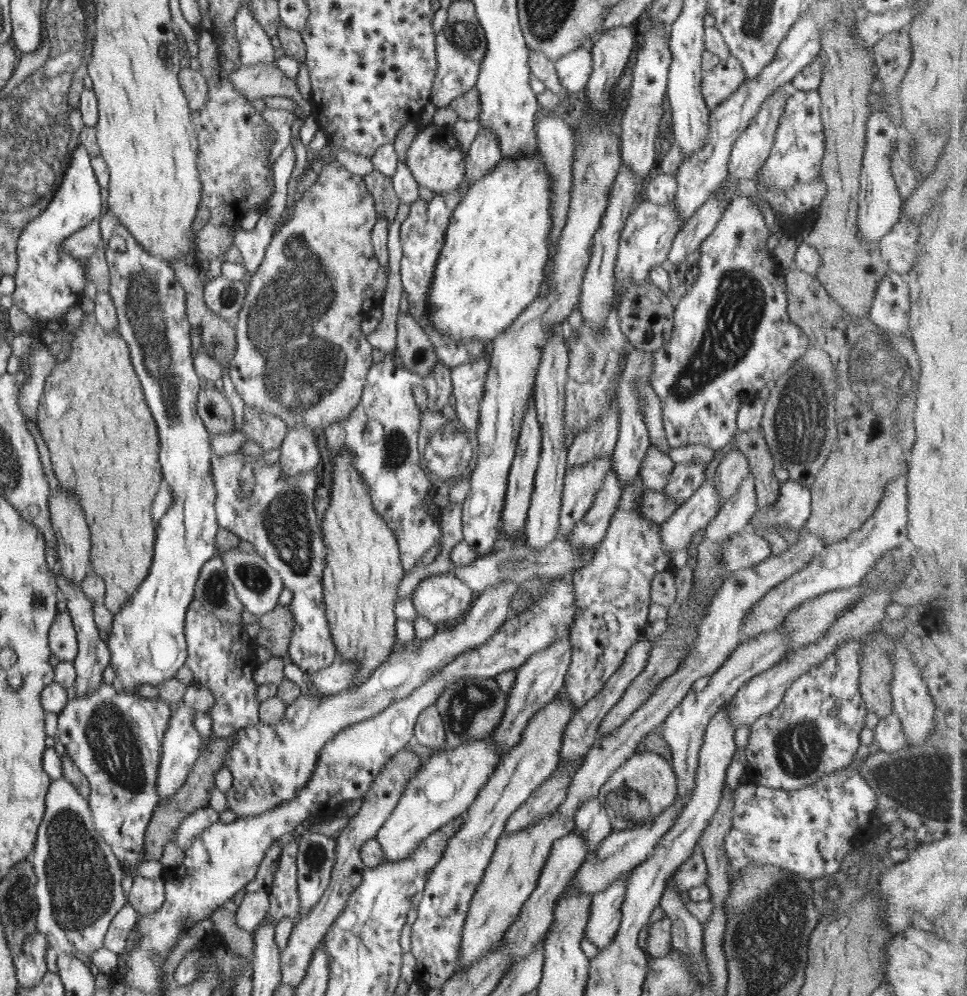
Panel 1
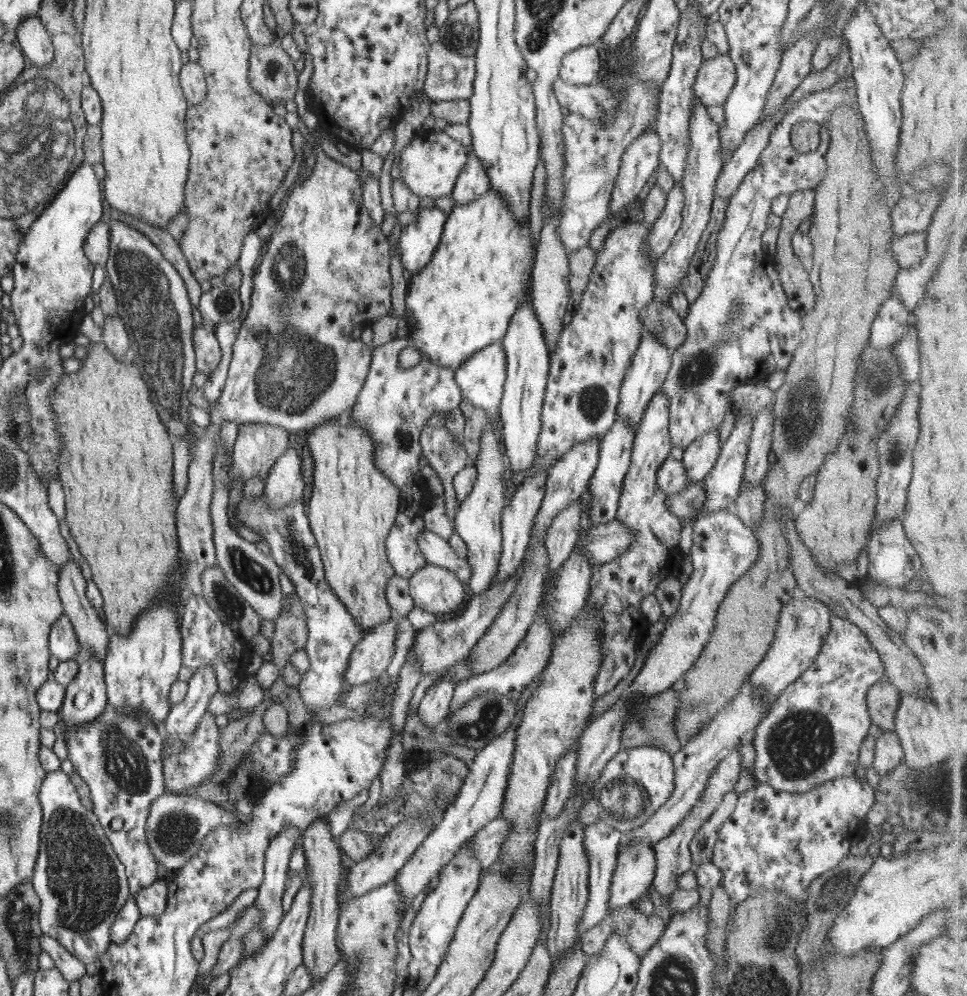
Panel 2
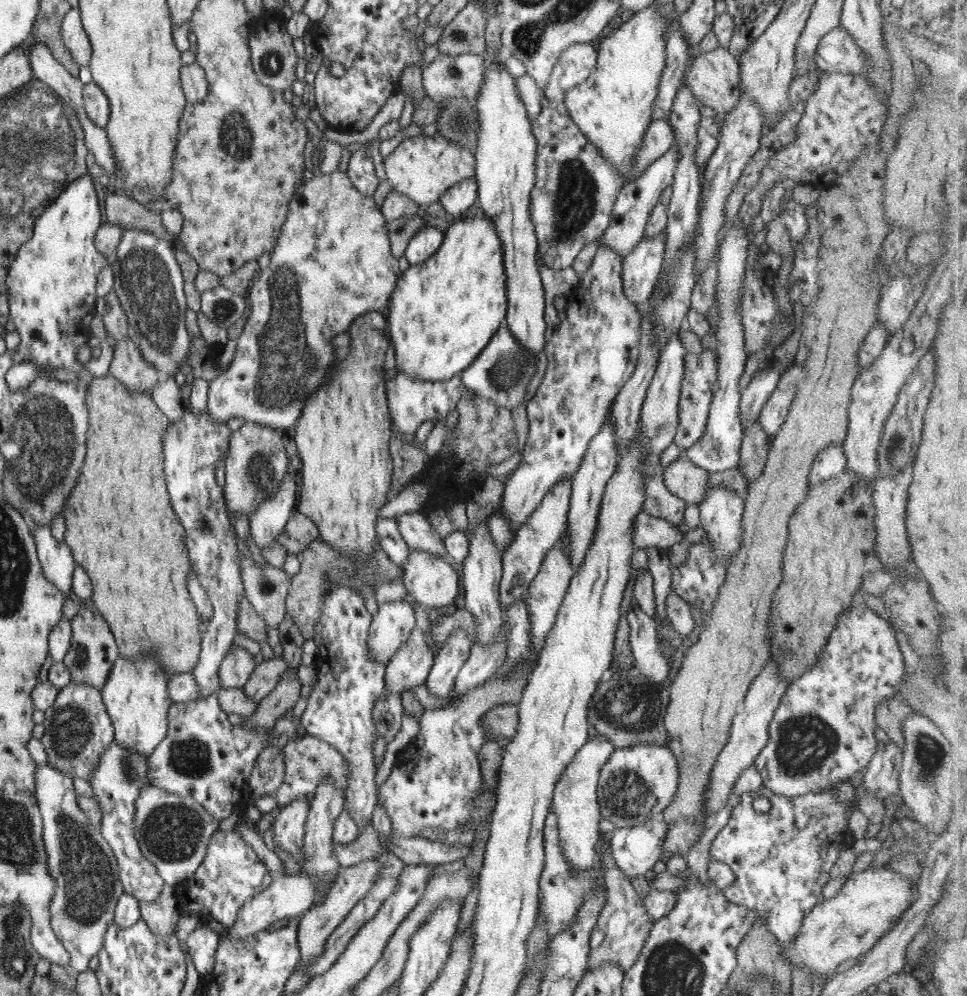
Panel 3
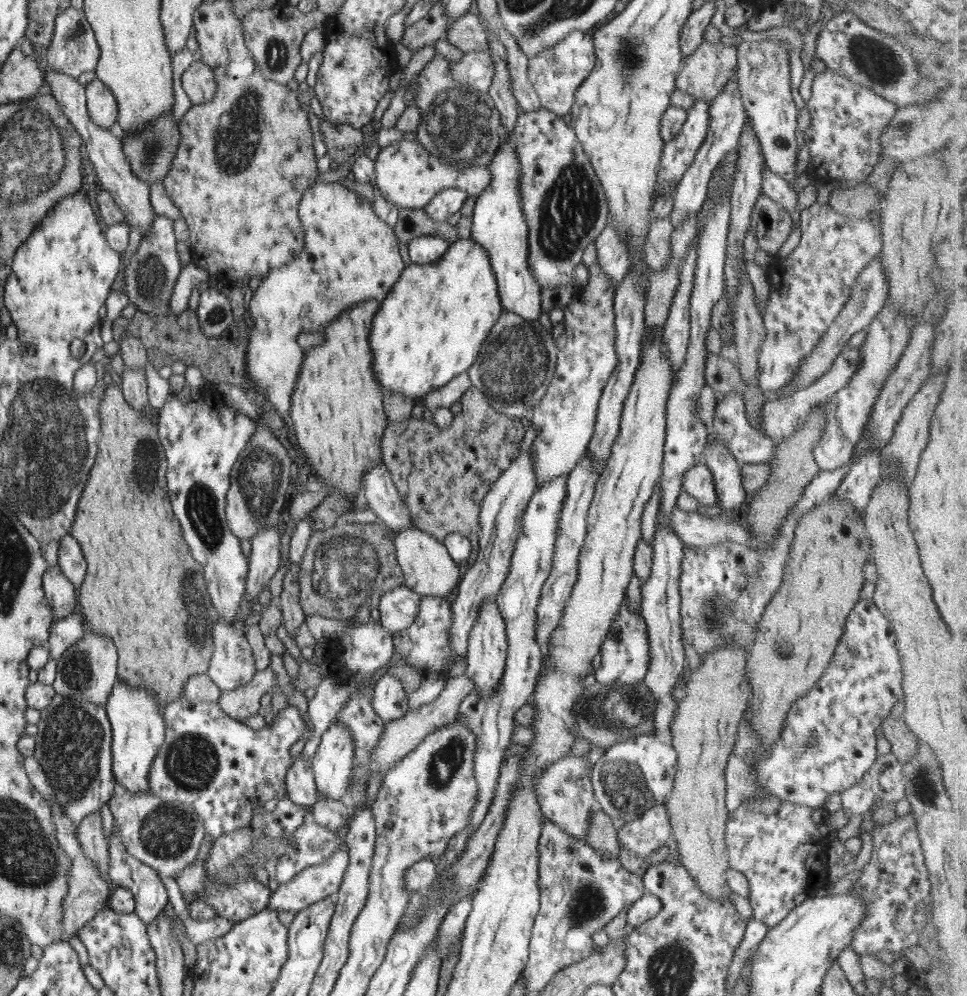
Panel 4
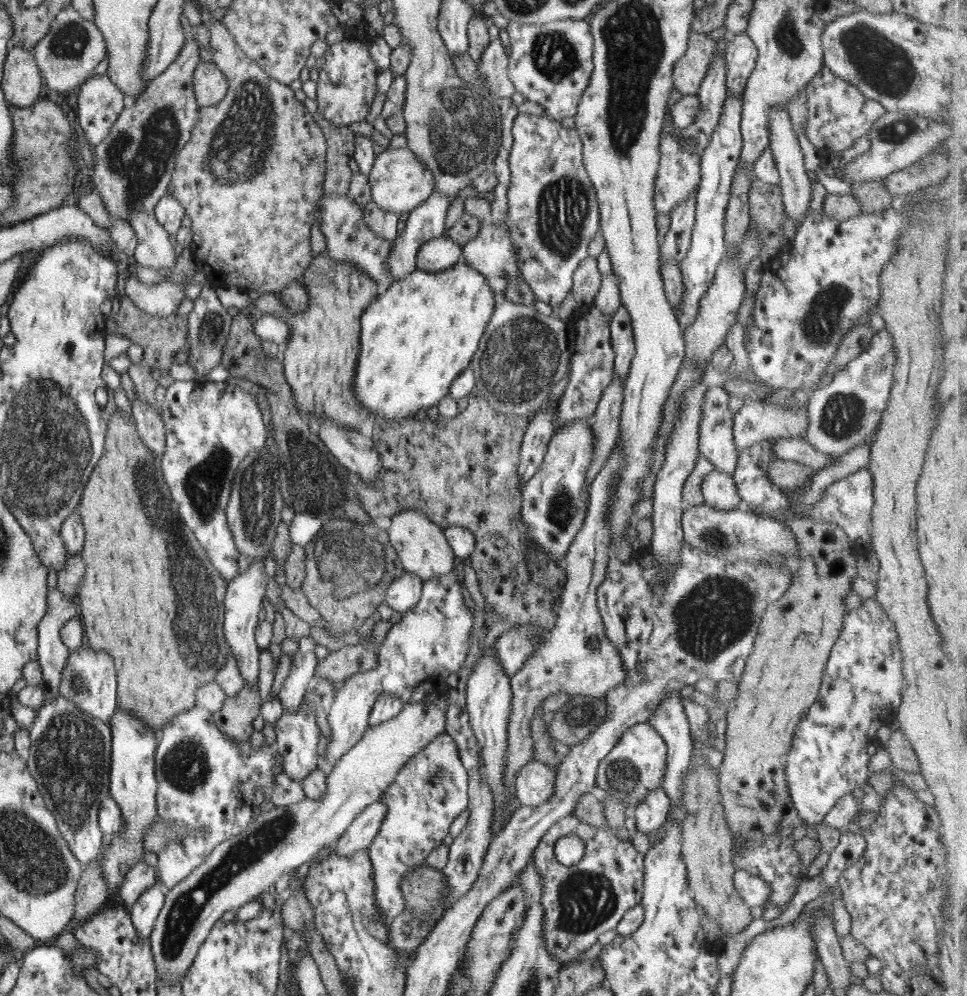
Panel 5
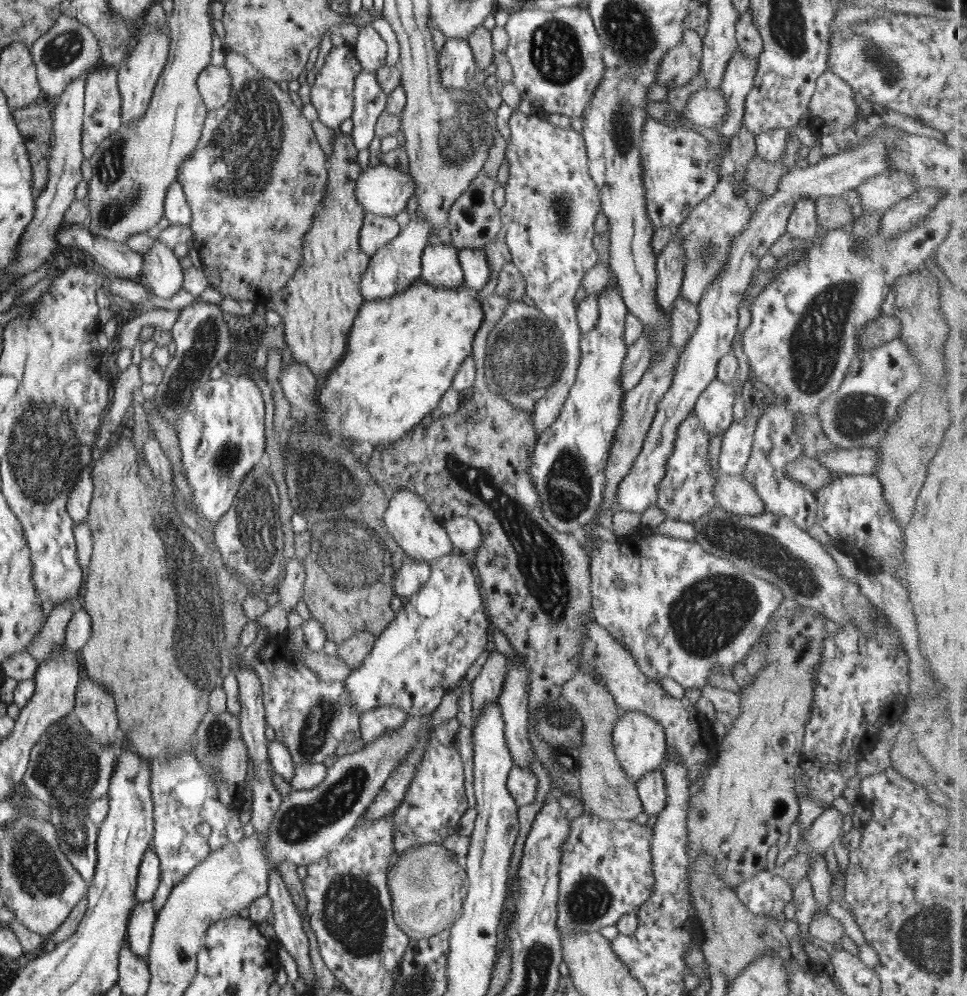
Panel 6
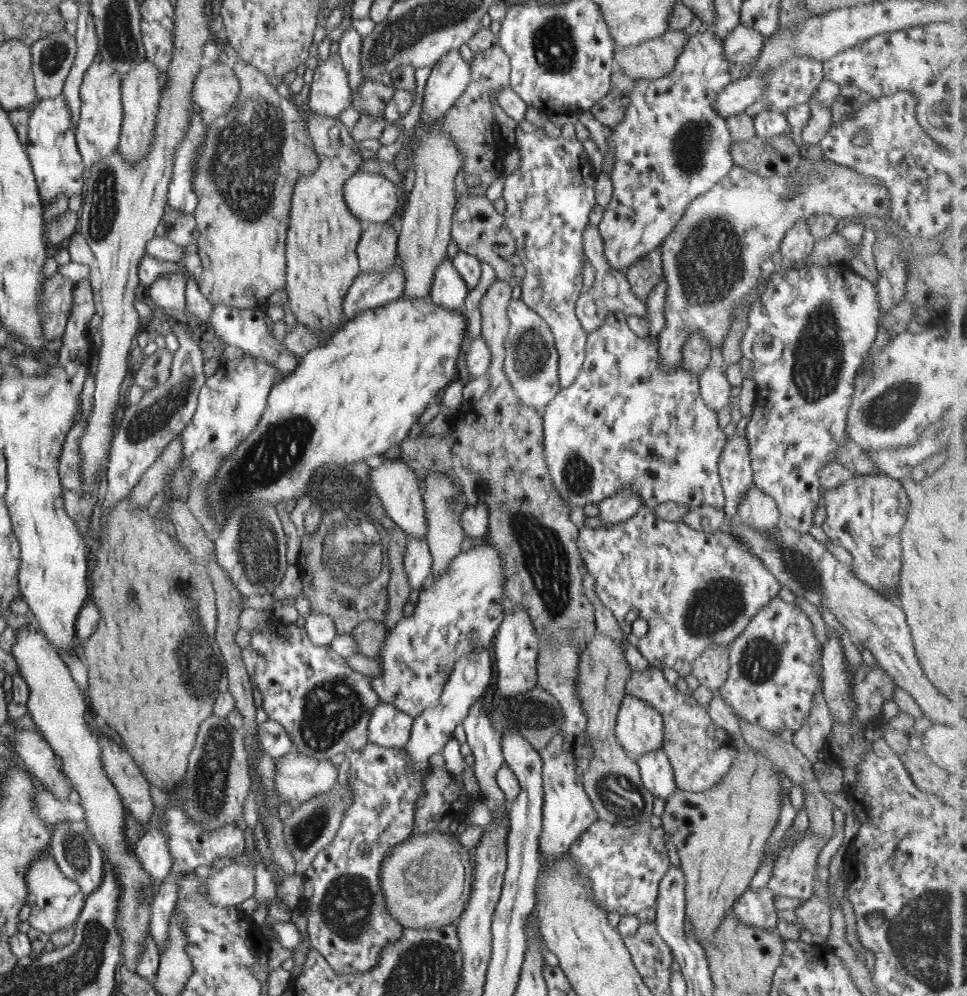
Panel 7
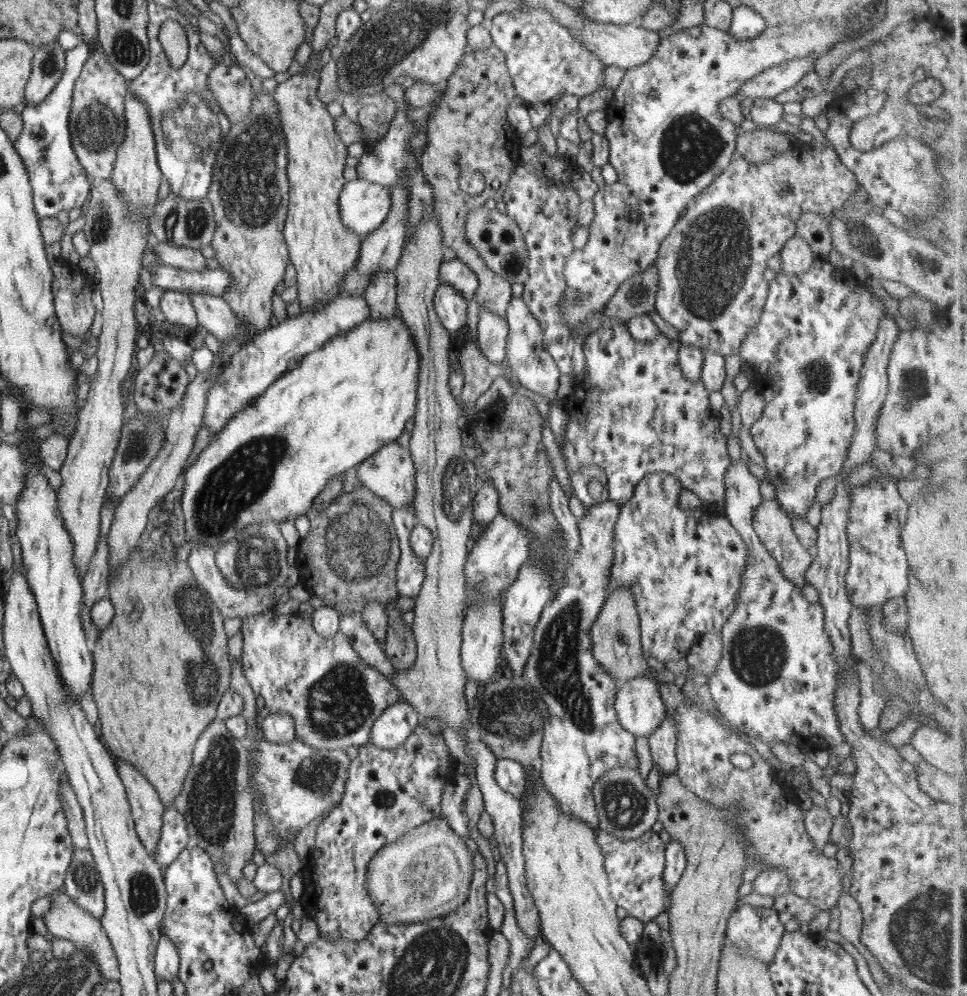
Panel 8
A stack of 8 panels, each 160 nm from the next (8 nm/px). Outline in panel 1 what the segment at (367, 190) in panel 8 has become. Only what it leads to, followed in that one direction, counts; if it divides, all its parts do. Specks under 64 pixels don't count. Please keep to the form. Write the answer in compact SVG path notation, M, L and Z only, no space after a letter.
M433 122L424 126L416 135L416 139L408 147L405 163L416 182L433 193L456 190L460 182L465 180L464 150L450 127L438 127Z

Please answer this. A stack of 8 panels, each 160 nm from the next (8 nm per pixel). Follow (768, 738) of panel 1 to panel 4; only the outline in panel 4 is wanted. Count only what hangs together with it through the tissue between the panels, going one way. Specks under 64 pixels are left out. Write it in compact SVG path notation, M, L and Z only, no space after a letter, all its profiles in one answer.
M859 599L846 618L845 631L840 637L834 656L818 682L798 698L787 712L779 739L755 761L762 788L780 800L822 809L831 794L852 788L868 772L877 759L876 728L889 715L892 706L903 700L902 665L896 635L890 622L869 599Z

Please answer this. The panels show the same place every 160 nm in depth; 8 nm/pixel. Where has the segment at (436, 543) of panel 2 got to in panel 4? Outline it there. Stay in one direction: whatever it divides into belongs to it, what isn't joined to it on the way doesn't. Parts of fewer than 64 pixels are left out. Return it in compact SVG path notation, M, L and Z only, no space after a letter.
M384 463L370 468L362 476L361 486L370 510L386 527L396 532L406 527L416 527Z

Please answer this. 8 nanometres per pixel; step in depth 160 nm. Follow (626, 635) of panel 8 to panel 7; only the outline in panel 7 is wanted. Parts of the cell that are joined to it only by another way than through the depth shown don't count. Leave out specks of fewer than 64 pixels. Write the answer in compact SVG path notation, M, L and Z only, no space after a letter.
M596 632L580 655L577 697L587 716L587 735L593 748L589 769L582 779L585 794L592 801L599 820L624 826L650 821L654 796L643 786L637 761L625 752L615 735L617 712L632 671L624 650L608 635Z

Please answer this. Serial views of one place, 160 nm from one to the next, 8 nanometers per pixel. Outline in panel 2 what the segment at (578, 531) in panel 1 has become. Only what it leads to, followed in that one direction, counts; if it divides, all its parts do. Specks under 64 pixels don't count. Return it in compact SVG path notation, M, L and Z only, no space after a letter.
M618 416L615 418L615 423L610 427L610 430L601 435L599 462L590 483L592 498L589 513L594 527L606 524L616 516L623 481L631 464L631 450L634 439L633 426L627 423L624 417Z

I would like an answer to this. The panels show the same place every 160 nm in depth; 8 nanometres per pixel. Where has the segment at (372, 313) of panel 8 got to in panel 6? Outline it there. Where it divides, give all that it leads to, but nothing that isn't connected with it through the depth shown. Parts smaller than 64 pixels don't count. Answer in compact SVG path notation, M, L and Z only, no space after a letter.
M366 212L359 232L362 252L371 257L385 244L394 240L400 231L400 225L398 225L395 217L378 216L373 212Z

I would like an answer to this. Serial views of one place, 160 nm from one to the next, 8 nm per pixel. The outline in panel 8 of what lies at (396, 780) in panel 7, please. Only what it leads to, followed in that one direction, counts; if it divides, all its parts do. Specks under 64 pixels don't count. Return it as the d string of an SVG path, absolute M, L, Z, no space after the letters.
M420 724L416 726L414 732L412 732L412 734L406 739L406 742L394 750L385 751L384 749L374 746L370 741L364 743L359 748L358 757L351 760L349 766L349 775L347 776L342 800L332 811L330 811L330 815L320 822L320 826L318 826L318 830L316 830L316 846L314 854L311 854L312 862L314 862L314 864L312 864L312 874L306 876L306 880L310 878L310 886L306 884L306 891L302 895L302 901L307 905L308 914L310 914L312 919L316 922L317 927L319 928L319 934L328 937L330 944L337 944L339 947L342 946L341 941L350 944L358 944L358 942L366 940L365 938L371 931L371 928L378 924L377 922L380 922L380 916L376 913L376 904L373 903L373 899L369 895L365 886L366 873L369 871L369 862L374 856L376 856L378 850L382 850L386 844L390 844L394 842L394 840L402 838L409 831L412 831L414 828L417 828L422 824L429 823L430 820L435 820L440 817L442 795L444 794L445 786L454 781L452 778L454 770L456 770L456 759L450 755L442 733L429 731L424 725Z

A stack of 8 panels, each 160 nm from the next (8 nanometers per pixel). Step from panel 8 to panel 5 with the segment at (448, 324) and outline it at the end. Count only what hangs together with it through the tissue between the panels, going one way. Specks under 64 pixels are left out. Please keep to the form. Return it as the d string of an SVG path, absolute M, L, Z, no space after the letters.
M442 236L425 242L417 254L417 268L440 272L452 268L461 258L462 247L452 239Z

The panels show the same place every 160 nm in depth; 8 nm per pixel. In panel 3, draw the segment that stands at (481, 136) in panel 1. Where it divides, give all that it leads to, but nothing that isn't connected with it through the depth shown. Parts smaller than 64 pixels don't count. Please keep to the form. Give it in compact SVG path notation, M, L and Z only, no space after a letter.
M471 176L462 182L458 181L452 189L446 189L439 201L448 214L459 217L464 215L464 212L473 204L476 204L477 196L477 180Z

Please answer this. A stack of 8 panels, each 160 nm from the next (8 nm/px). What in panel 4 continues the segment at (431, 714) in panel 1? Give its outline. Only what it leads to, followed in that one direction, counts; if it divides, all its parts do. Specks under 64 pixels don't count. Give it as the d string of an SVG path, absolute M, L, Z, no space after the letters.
M531 448L530 451L520 453L506 472L498 478L498 481L491 484L490 490L482 499L479 512L481 531L479 532L477 561L474 562L471 569L463 572L458 585L458 594L450 606L450 610L452 610L451 647L455 652L455 658L443 671L445 675L462 655L466 655L467 658L469 634L477 620L478 609L482 607L483 600L492 600L498 596L502 583L509 573L512 553L522 526L524 511L530 497L537 489L534 460Z

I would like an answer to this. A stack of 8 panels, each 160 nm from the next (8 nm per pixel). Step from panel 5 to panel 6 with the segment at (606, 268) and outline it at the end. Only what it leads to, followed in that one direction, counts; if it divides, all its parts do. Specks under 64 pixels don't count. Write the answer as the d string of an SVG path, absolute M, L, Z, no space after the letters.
M610 283L599 295L599 319L595 328L580 338L581 360L562 412L541 432L533 452L530 480L543 502L544 518L561 533L580 534L582 525L593 522L603 501L604 469L625 398L620 368L627 352L624 344L627 313L618 285Z

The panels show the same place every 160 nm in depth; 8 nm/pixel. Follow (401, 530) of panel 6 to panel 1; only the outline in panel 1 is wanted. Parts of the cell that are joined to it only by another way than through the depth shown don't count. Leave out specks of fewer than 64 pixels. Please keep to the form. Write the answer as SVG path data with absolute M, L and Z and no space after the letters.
M452 572L422 580L411 596L417 615L432 624L452 622L470 610L473 590Z

